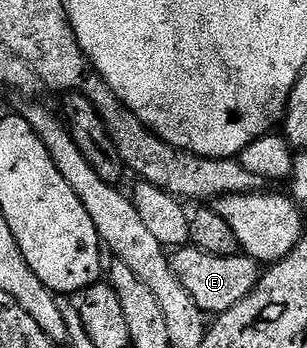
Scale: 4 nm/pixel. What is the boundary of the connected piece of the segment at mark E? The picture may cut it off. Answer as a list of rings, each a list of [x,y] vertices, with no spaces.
[[[189,245],[173,250],[170,258],[178,281],[182,283],[186,293],[194,297],[194,305],[198,305],[200,311],[212,317],[219,317],[223,311],[229,311],[234,305],[241,303],[251,291],[256,290],[262,274],[261,264],[243,253],[214,257]]]

